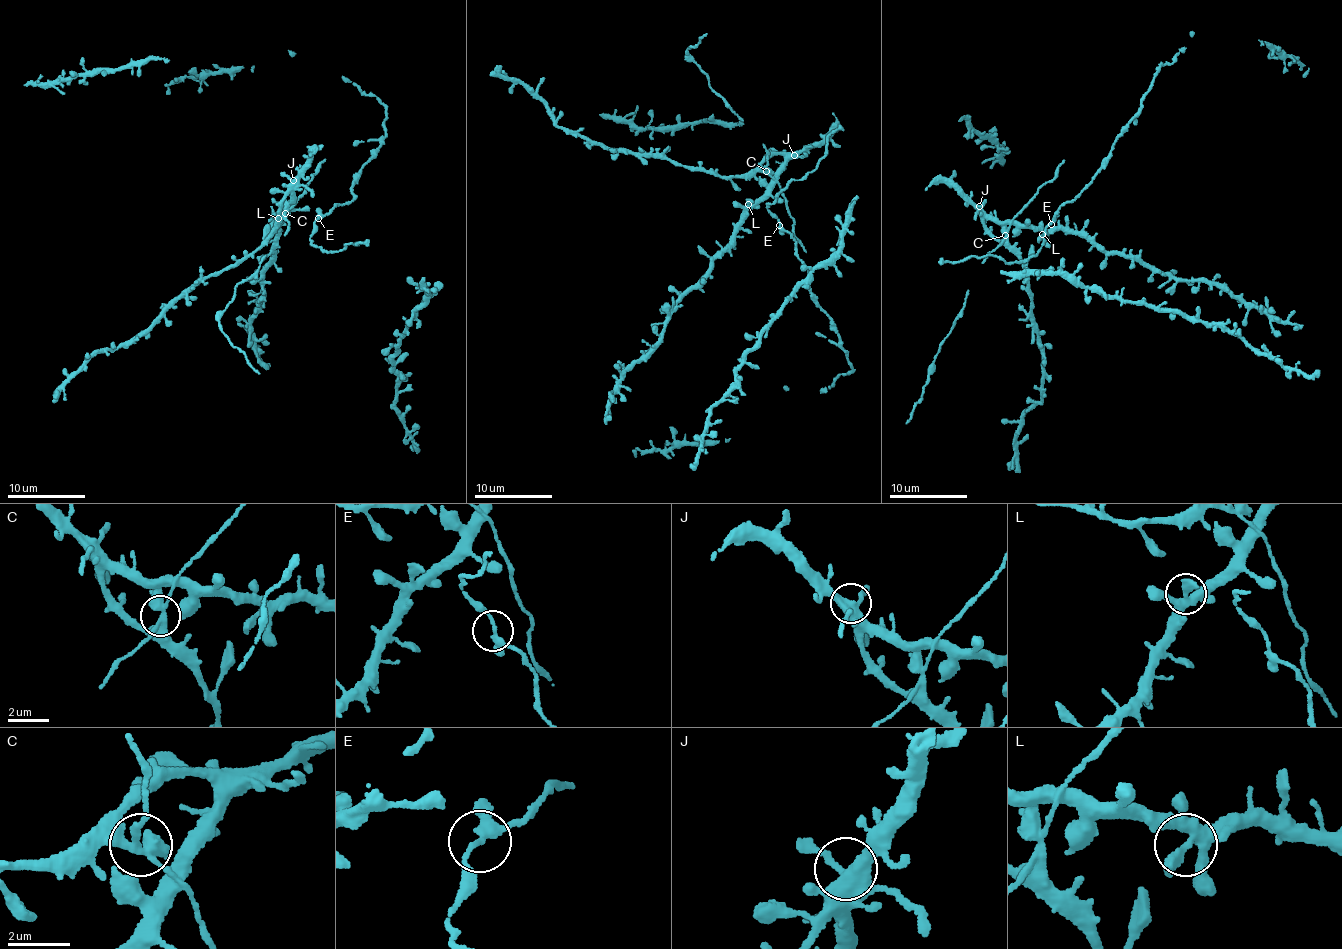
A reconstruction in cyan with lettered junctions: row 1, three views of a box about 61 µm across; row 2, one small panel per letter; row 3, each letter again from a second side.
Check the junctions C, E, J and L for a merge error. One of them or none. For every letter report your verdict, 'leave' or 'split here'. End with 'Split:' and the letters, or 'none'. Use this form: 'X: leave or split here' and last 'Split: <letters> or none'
C: leave
E: leave
J: leave
L: leave
Split: none

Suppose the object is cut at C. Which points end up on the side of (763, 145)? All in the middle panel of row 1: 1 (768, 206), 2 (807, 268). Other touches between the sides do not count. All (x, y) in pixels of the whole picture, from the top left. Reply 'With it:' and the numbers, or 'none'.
With it: none

